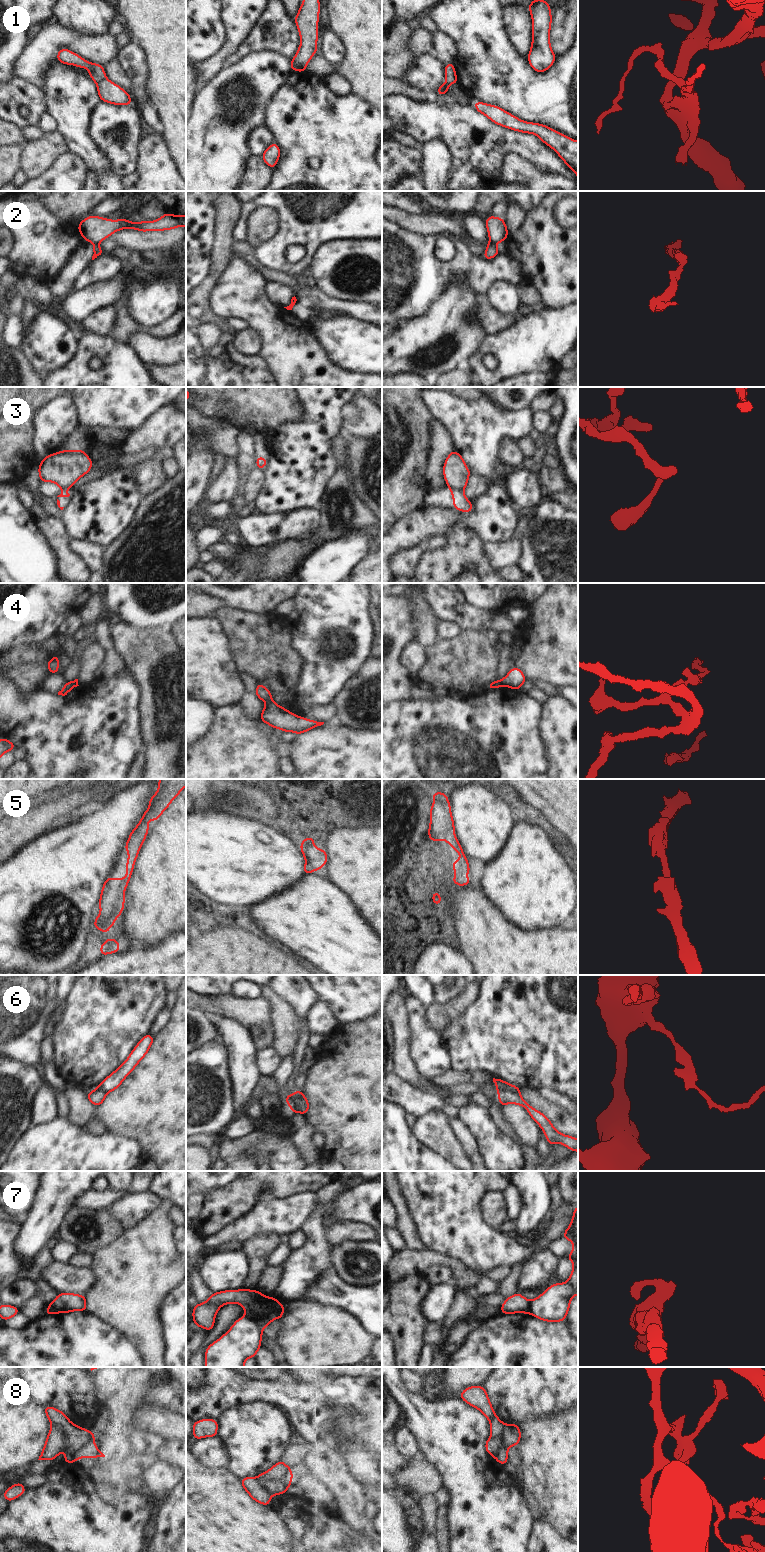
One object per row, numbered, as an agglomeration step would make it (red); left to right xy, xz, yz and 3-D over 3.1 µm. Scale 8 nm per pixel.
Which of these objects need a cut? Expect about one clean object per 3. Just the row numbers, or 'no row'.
1, 2, 3, 4, 6, 7, 8.

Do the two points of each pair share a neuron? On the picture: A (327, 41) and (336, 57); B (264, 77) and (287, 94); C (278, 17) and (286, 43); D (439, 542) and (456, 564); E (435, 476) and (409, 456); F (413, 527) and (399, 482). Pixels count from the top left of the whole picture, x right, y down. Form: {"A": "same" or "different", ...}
{"A": "same", "B": "different", "C": "same", "D": "different", "E": "different", "F": "different"}

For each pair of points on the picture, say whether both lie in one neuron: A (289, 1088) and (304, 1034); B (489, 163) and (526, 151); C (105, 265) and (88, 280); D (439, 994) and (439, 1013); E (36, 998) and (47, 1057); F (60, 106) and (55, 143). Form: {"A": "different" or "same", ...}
{"A": "same", "B": "same", "C": "same", "D": "different", "E": "different", "F": "different"}

